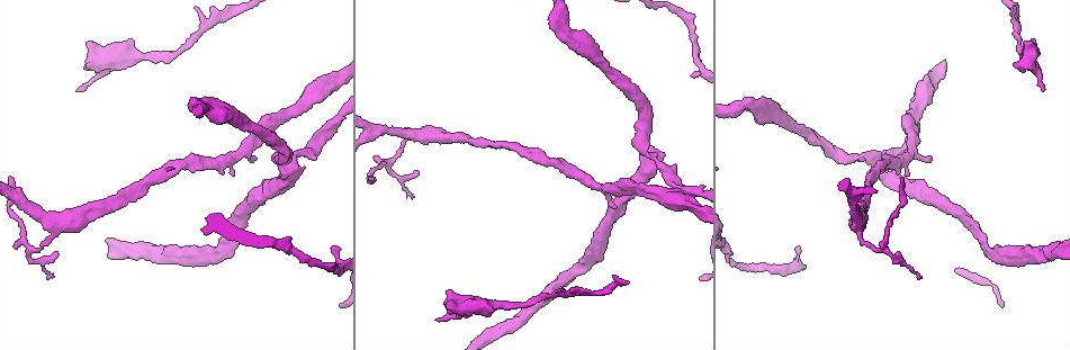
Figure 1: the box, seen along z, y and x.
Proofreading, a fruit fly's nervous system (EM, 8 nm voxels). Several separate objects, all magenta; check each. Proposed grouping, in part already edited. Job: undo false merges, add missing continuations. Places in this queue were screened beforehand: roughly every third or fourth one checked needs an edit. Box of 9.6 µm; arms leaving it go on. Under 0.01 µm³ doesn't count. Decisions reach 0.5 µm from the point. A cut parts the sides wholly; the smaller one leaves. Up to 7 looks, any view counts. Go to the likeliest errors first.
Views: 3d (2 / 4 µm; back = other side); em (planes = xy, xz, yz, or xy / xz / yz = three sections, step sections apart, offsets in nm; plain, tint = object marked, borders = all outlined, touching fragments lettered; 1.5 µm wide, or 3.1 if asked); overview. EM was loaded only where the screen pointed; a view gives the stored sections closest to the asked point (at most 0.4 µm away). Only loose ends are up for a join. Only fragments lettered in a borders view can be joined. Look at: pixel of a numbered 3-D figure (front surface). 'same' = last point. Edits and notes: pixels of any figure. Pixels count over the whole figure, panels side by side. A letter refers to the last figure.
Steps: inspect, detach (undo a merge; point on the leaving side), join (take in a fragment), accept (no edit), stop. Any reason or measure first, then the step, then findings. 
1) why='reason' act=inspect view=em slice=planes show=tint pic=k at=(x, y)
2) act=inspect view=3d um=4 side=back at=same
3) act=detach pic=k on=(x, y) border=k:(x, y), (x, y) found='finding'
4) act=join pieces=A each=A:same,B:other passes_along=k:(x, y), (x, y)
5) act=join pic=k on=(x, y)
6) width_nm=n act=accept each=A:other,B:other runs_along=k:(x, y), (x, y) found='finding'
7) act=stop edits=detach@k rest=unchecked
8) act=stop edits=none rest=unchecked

why='a fork' act=inspect view=em slice=planes show=borders pic=1 at=(874, 153)

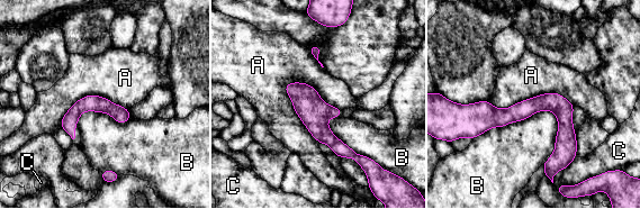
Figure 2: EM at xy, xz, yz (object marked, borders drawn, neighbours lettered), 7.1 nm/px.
act=accept each=A:other,B:other,C:other runs_along=2:(290, 85), (317, 126), (370, 173) found='all the same neuron'

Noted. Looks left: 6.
why='sudden change in width' act=inspect view=em slice=xz step=4 show=tint pic=1 at=(916, 105)

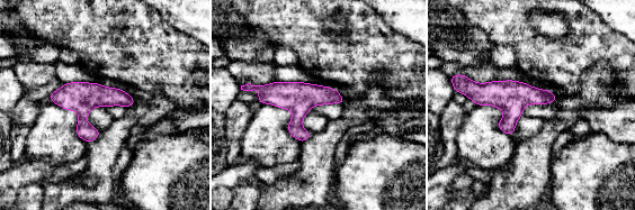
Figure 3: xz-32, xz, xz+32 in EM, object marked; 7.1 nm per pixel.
act=inspect view=em slice=planes show=borders at=same

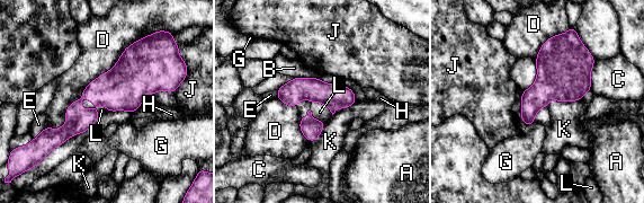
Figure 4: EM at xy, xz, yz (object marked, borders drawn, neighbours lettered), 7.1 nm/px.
longest_contact=D:1000nm act=accept each=A:other,B:other,C:other,D:other,E:other,G:other,H:other,J:other,K:other,L:other runs_along=4:(171, 86), (112, 89), (83, 120), (46, 133) found='all the same neuron'

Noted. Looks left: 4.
act=inspect view=em slice=planes show=borders pic=1 at=(741, 105)

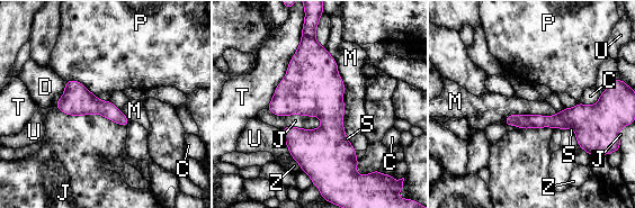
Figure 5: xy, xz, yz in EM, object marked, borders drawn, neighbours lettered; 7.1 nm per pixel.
act=accept each=C:other,D:other,J:other,M:other,P:other,S:other,T:other,U:other,Z:other found='continuous, no second neuron'

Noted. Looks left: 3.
act=stop edits=none rest=unchecked

